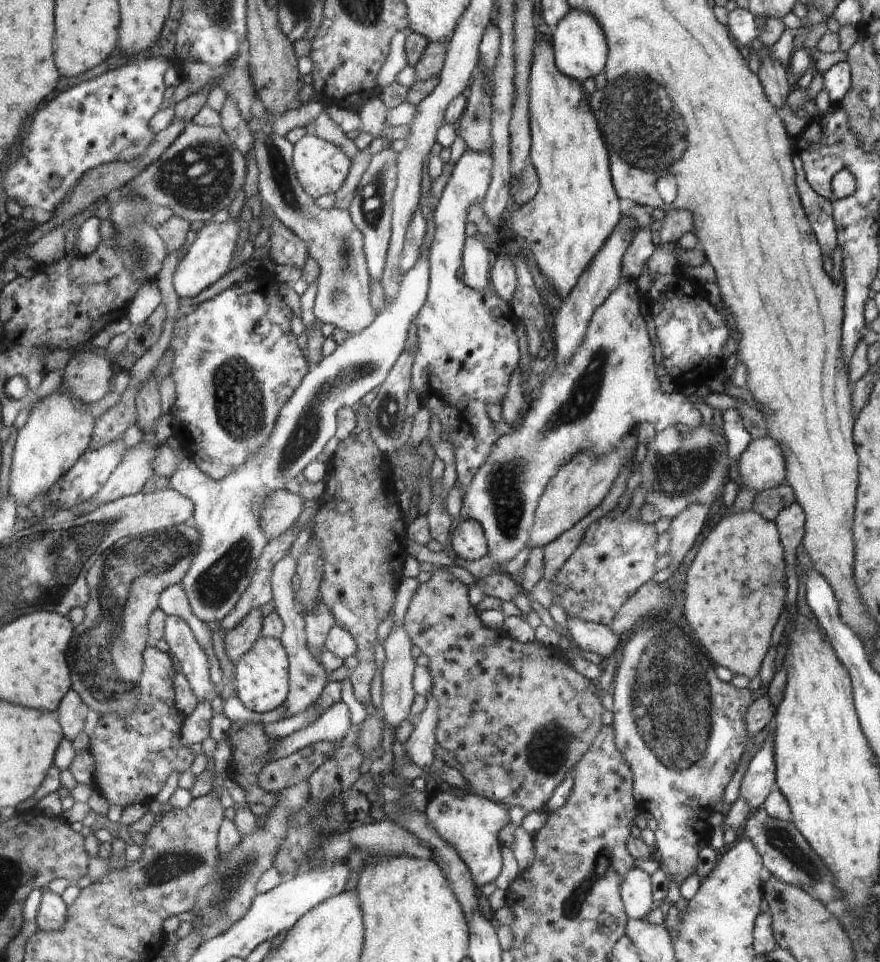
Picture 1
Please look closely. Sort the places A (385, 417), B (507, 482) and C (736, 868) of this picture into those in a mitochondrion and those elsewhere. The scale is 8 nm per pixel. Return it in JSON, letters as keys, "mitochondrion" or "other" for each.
{"A":"mitochondrion","B":"mitochondrion","C":"other"}

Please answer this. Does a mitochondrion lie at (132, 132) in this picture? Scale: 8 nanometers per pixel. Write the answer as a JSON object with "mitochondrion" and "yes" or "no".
{"mitochondrion":"no"}

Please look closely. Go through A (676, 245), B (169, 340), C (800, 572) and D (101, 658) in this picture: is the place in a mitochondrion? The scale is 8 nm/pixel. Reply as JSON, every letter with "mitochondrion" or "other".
{"A":"other","B":"other","C":"other","D":"mitochondrion"}

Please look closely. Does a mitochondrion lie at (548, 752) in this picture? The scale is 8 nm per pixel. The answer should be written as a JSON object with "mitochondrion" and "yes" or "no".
{"mitochondrion":"yes"}

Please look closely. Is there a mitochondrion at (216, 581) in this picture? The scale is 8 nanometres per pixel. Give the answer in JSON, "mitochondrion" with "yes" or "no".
{"mitochondrion":"yes"}

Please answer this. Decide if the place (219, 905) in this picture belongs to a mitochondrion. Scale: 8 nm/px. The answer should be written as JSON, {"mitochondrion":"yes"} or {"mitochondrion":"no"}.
{"mitochondrion":"yes"}

